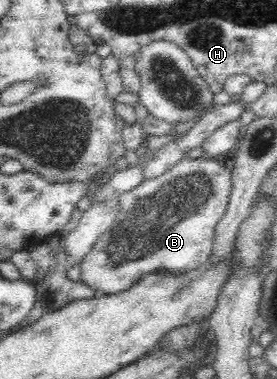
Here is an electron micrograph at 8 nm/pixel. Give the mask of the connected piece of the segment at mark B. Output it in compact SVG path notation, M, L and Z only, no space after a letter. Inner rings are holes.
M187 157L164 175L146 180L136 189L119 197L121 211L111 230L106 230L95 240L93 247L78 263L81 271L80 280L98 295L107 295L125 291L140 275L148 271L182 272L201 265L212 255L217 223L225 216L230 192L231 175L220 158Z

